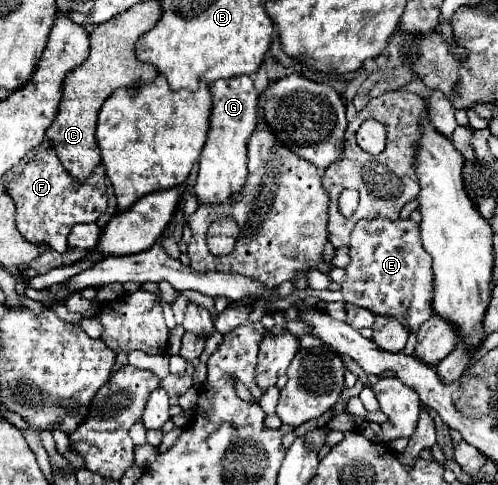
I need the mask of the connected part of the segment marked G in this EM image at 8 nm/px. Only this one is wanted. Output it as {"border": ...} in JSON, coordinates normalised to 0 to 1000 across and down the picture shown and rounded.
{"border":[[[496,155],[440,163],[440,171],[424,171],[420,188],[428,196],[428,229],[420,237],[416,295],[400,324],[392,402],[404,419],[448,419],[468,394],[484,394],[496,369],[496,287],[516,258],[520,192]]]}

